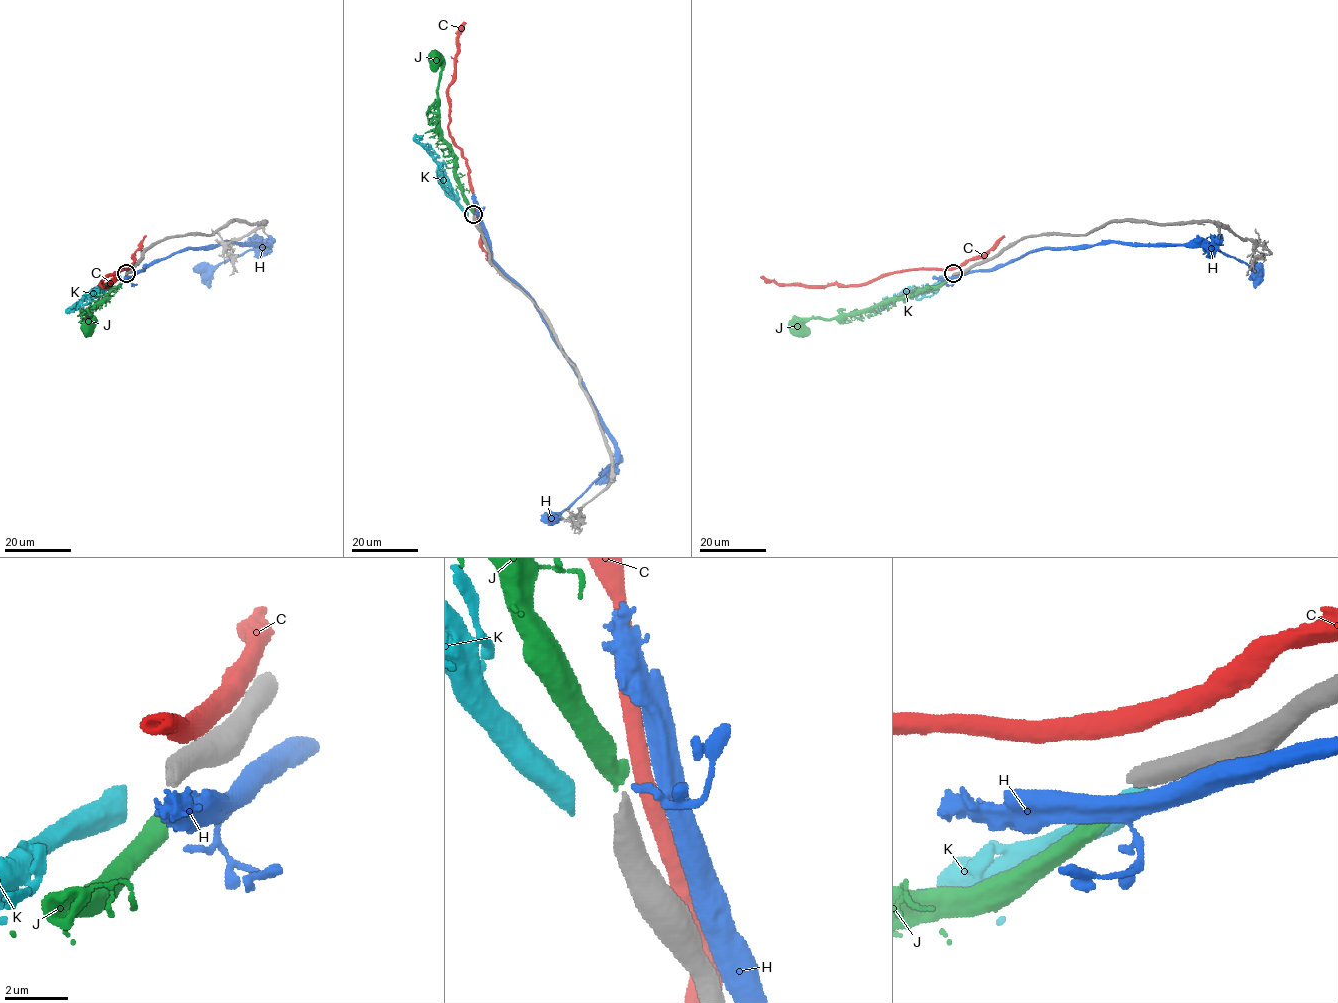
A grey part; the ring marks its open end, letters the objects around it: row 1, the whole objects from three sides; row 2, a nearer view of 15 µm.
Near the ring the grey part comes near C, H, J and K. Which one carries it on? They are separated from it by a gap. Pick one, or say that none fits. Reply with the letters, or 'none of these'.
none of these

